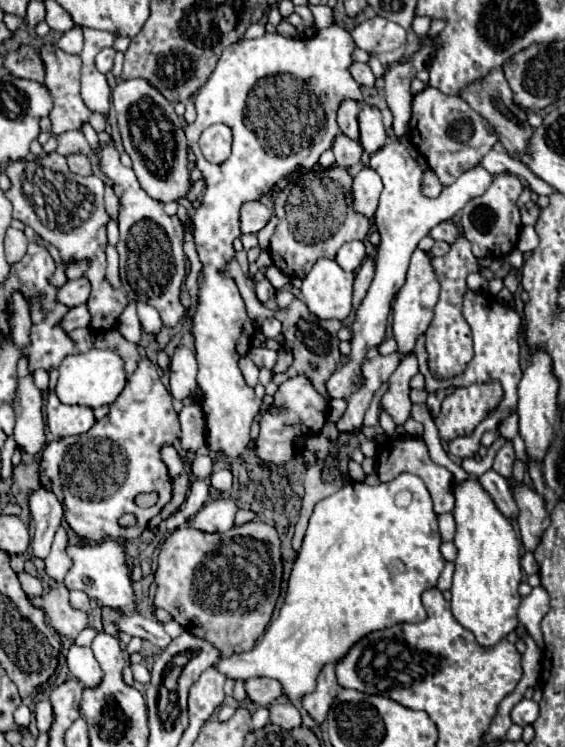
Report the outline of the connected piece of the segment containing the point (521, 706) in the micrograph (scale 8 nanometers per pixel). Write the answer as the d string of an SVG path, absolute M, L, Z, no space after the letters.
M525 698L519 704L515 704L511 710L511 722L519 726L533 724L537 716L539 716L539 706L533 700L525 700Z

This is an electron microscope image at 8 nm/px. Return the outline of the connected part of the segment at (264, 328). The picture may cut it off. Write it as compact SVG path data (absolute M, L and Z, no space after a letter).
M267 318L263 324L261 324L261 332L267 336L267 338L277 338L281 334L281 322L277 318Z

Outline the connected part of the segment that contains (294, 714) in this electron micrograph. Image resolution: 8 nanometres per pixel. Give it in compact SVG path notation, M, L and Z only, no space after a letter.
M279 700L269 706L269 718L273 724L279 724L283 730L301 726L301 714L289 700Z

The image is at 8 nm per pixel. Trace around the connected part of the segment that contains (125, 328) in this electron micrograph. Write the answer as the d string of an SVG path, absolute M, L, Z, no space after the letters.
M131 302L127 308L125 308L125 312L121 314L121 318L119 318L119 332L127 338L127 340L131 340L131 342L139 342L139 338L141 338L141 324L139 324L139 320L137 320L137 312L135 312L135 302Z

